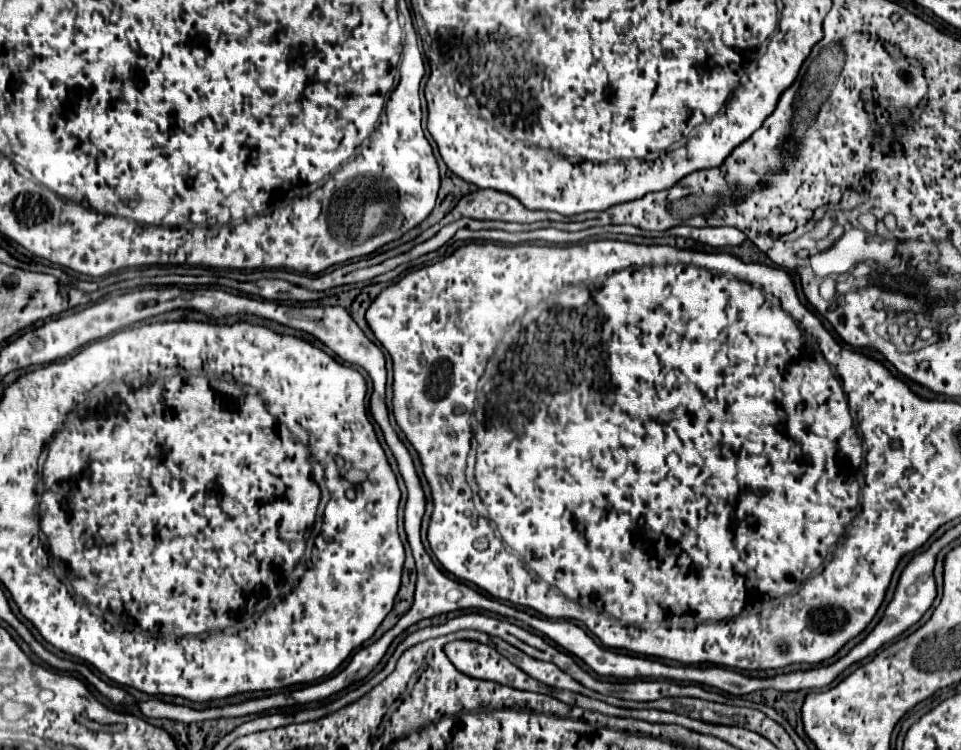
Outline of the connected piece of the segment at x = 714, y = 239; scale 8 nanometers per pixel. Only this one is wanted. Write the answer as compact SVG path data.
M690 228L690 238L696 242L708 244L712 248L726 248L726 246L740 246L746 236L736 228Z

